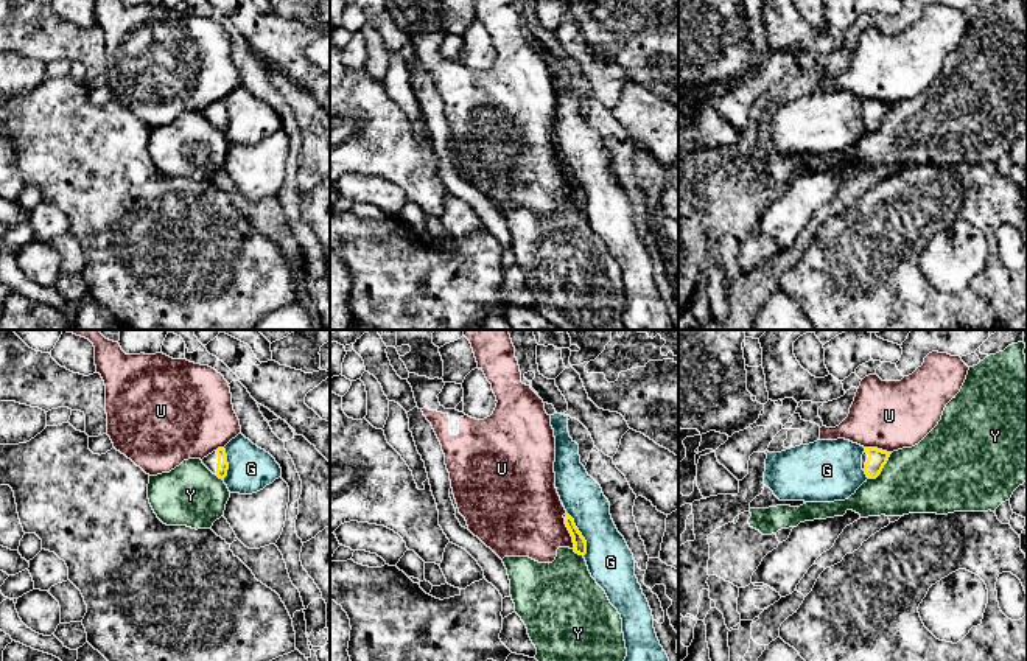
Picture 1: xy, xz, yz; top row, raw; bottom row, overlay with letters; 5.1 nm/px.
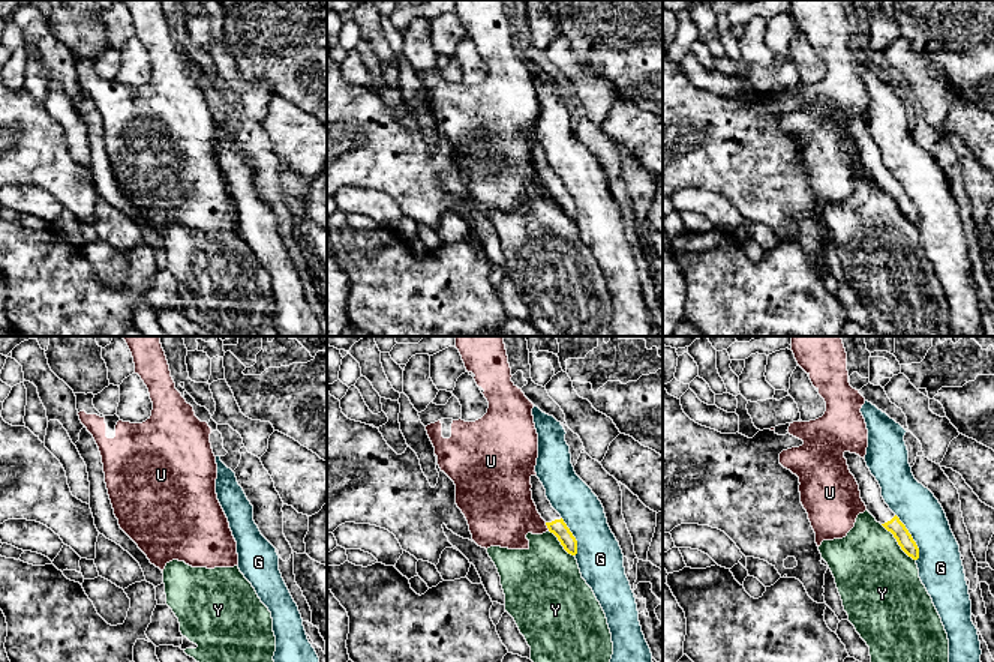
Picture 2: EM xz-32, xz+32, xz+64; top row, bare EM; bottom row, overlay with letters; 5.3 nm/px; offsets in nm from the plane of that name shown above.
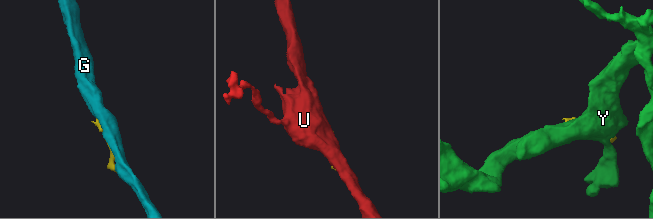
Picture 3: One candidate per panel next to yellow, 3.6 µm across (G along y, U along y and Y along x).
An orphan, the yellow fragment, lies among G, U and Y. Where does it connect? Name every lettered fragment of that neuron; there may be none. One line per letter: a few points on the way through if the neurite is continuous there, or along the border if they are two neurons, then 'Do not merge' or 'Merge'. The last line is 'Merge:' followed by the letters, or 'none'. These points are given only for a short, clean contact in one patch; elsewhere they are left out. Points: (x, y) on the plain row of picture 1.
G: Do not merge
U: Boundary: xz (564, 170), (573, 199). Do not merge
Y: Do not merge
Merge: none

